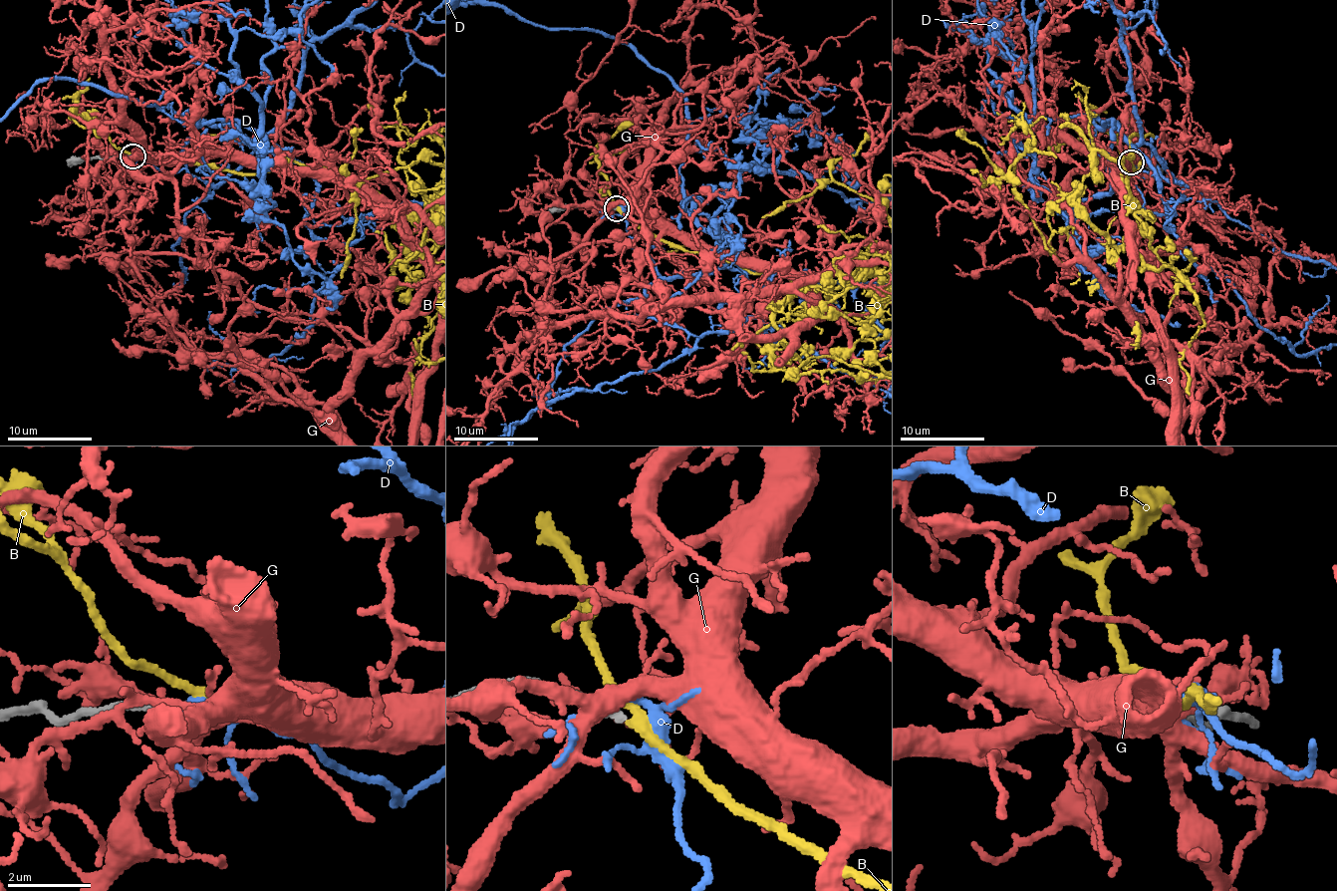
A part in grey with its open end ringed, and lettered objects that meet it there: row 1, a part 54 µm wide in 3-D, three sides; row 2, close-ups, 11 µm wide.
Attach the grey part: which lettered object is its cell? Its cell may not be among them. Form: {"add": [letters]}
{"add": ["B"]}

